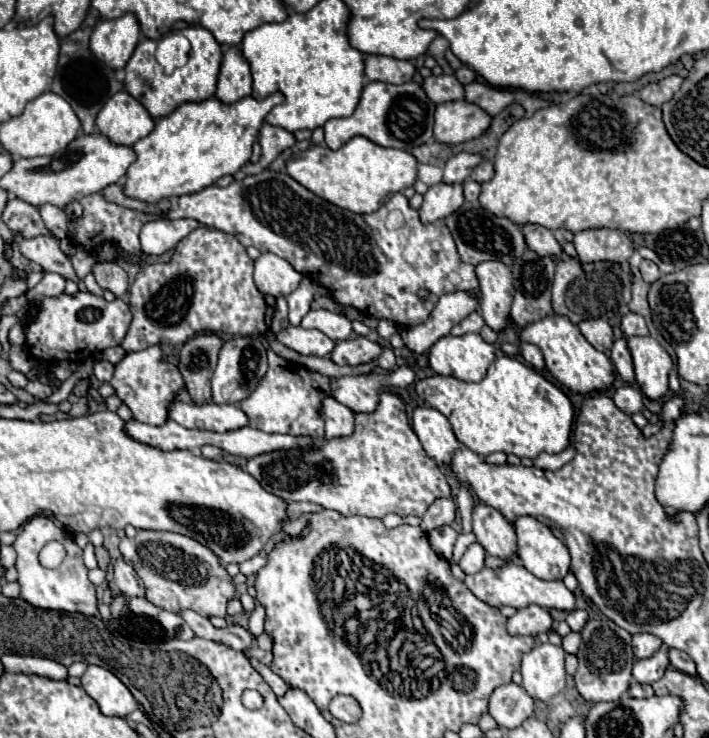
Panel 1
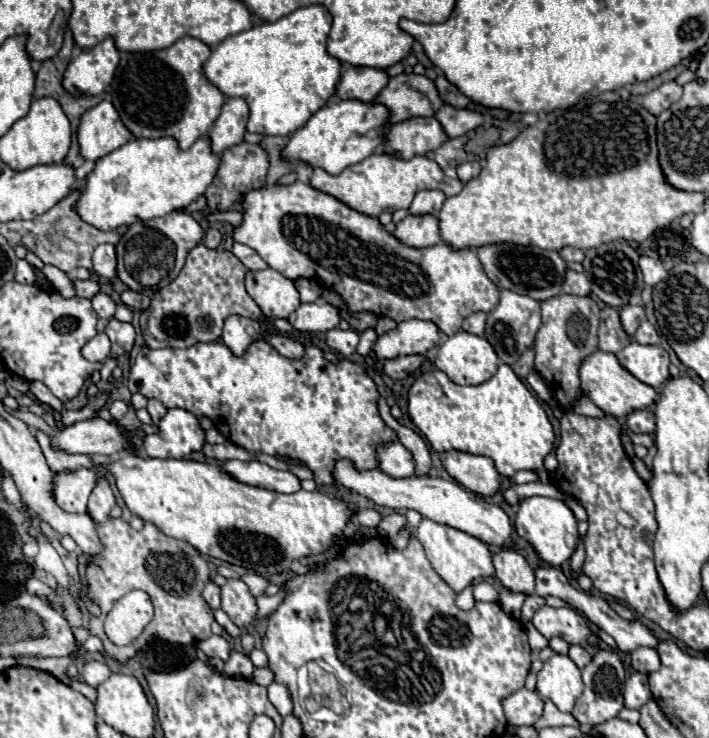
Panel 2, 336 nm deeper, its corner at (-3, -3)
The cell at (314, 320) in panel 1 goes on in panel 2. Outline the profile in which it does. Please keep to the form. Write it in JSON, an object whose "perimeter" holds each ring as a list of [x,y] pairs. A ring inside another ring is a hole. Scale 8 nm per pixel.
{"perimeter":[[[311,302],[301,304],[287,320],[301,332],[327,332],[339,326],[339,312],[327,302]]]}

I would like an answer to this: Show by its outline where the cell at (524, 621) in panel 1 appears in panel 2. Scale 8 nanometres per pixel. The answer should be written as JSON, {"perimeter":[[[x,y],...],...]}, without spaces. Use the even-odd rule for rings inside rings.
{"perimeter":[[[541,606],[535,612],[531,622],[545,638],[559,636],[571,644],[597,642],[597,638],[591,634],[591,630],[587,626],[587,620],[569,606],[565,606],[565,608]]]}

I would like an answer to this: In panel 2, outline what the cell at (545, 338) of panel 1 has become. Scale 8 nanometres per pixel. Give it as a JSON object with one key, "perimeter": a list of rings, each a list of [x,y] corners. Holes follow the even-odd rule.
{"perimeter":[[[597,350],[589,354],[579,366],[579,376],[581,376],[581,392],[589,396],[597,408],[601,408],[605,414],[611,414],[615,418],[625,418],[633,410],[651,406],[657,396],[657,392],[651,386],[639,382],[629,370],[625,370],[619,364],[617,356],[611,352]]]}

